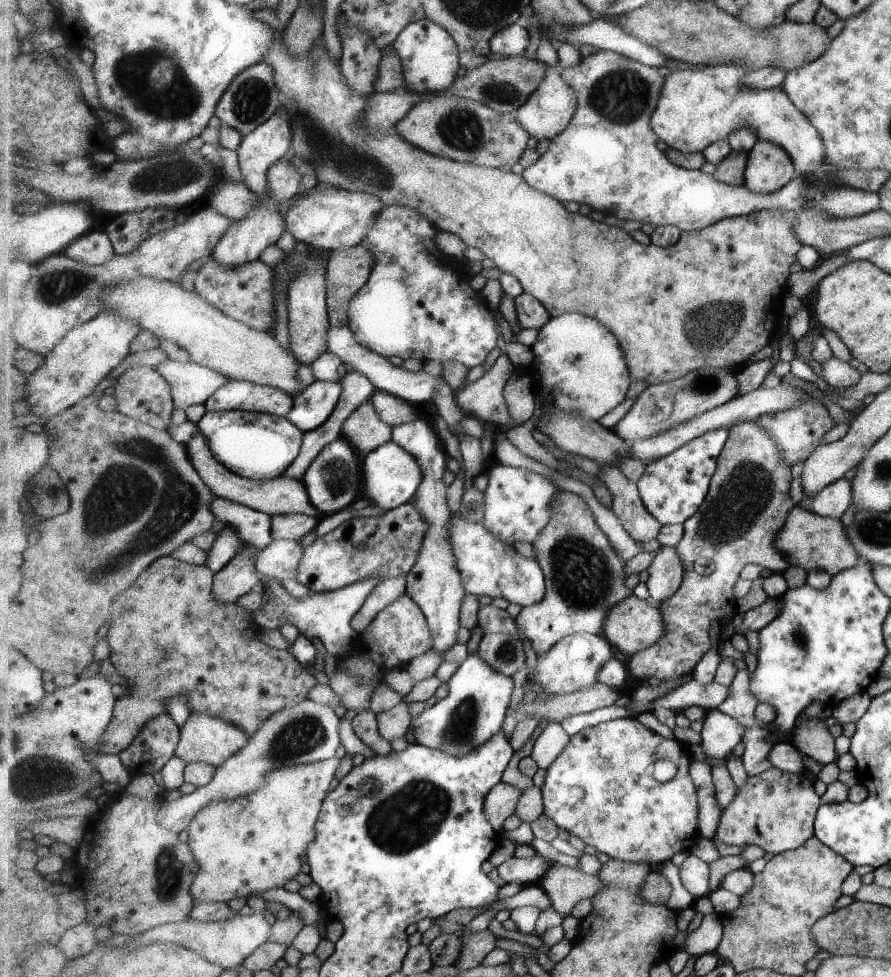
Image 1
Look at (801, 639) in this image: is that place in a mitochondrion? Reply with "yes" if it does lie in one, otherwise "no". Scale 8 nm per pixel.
yes

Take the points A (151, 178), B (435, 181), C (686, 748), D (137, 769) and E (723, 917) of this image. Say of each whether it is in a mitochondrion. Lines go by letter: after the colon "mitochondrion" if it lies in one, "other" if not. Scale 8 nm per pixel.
A: mitochondrion
B: other
C: other
D: other
E: other

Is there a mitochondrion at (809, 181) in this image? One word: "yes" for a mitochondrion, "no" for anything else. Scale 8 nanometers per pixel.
no

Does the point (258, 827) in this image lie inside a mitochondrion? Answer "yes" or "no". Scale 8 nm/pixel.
no

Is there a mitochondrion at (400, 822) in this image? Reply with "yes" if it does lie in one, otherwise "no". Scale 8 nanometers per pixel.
yes

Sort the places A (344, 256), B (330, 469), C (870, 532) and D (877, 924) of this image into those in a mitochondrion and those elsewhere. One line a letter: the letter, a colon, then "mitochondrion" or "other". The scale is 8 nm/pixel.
A: other
B: mitochondrion
C: mitochondrion
D: other

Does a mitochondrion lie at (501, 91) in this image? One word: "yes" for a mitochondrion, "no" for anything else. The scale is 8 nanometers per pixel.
yes

